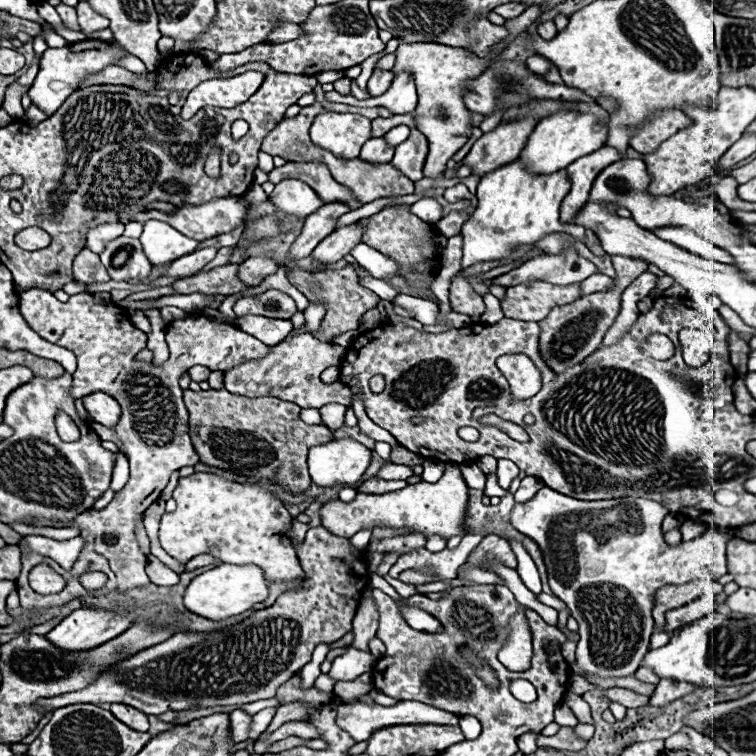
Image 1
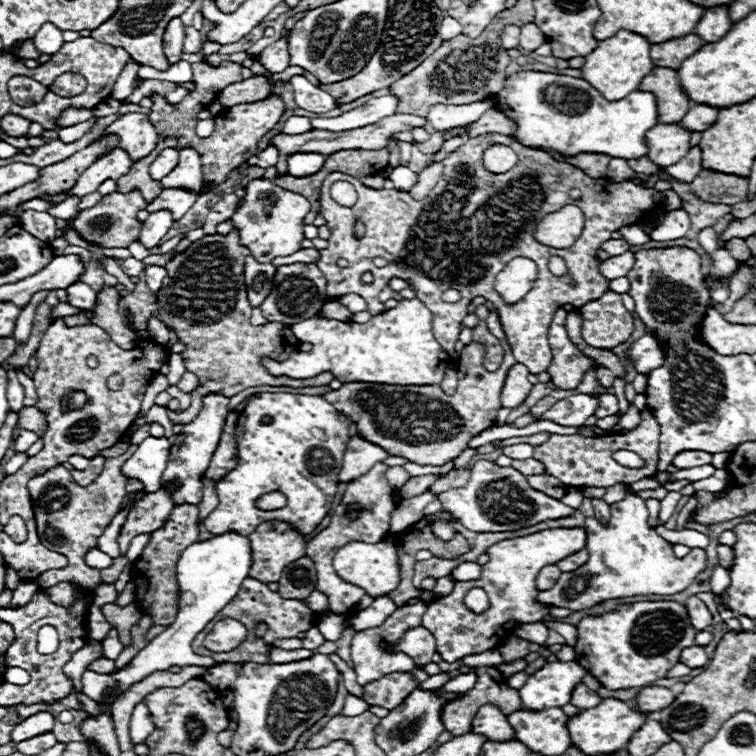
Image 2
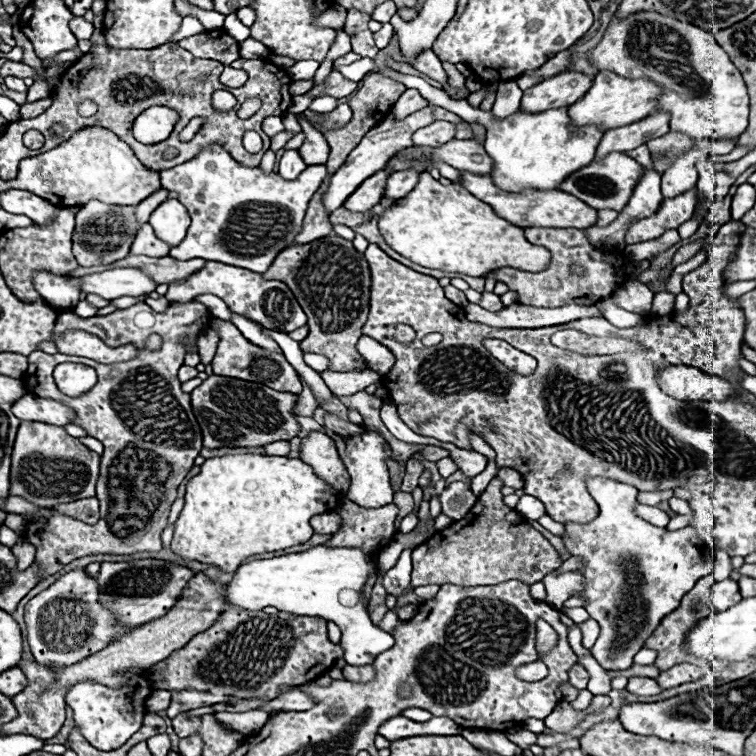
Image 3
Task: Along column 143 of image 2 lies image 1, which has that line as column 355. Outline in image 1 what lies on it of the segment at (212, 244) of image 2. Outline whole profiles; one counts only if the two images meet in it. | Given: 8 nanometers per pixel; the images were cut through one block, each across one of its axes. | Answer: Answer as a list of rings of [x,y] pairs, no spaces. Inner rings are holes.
[[[346,266],[338,272],[318,272],[318,274],[310,274],[310,272],[304,272],[300,268],[292,268],[288,272],[290,276],[290,282],[310,300],[310,302],[324,302],[328,306],[328,312],[324,316],[324,320],[320,322],[320,328],[316,332],[310,332],[314,334],[320,342],[332,342],[334,336],[340,336],[344,332],[350,332],[350,330],[356,330],[358,328],[358,320],[362,318],[362,314],[370,308],[376,306],[378,302],[378,296],[366,288],[362,288],[358,284],[358,276],[354,272],[352,266]]]

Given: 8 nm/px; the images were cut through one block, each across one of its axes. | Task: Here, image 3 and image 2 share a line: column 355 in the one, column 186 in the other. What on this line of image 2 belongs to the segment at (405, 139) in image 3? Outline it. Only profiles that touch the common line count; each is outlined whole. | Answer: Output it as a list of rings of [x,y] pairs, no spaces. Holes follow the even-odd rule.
[[[192,148],[180,150],[180,162],[168,178],[162,180],[162,188],[180,188],[190,192],[200,192],[202,186],[202,166],[200,166],[200,154]]]

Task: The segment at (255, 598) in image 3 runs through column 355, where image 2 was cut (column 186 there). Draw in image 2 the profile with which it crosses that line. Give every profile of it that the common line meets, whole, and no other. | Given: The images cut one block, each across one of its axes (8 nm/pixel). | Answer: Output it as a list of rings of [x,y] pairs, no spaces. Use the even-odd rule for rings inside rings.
[[[234,532],[212,536],[204,542],[196,542],[188,546],[178,564],[176,564],[176,578],[178,578],[178,588],[182,592],[192,594],[192,604],[180,604],[176,620],[170,628],[166,628],[162,634],[158,634],[154,640],[150,640],[132,660],[128,666],[112,672],[112,674],[98,674],[92,670],[86,670],[82,674],[82,684],[84,684],[84,694],[92,698],[94,702],[102,702],[104,690],[114,688],[116,698],[120,698],[132,684],[144,680],[148,674],[156,670],[164,670],[170,666],[204,666],[212,668],[214,660],[212,658],[202,658],[192,652],[192,640],[204,628],[240,590],[240,584],[244,578],[248,578],[252,566],[252,550],[250,550],[250,540],[248,536],[240,536]]]

